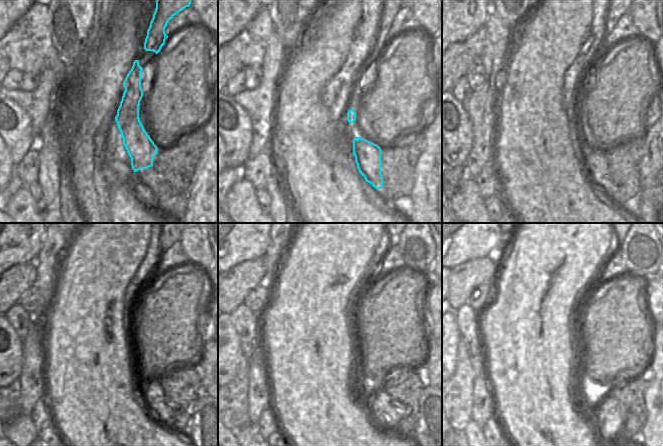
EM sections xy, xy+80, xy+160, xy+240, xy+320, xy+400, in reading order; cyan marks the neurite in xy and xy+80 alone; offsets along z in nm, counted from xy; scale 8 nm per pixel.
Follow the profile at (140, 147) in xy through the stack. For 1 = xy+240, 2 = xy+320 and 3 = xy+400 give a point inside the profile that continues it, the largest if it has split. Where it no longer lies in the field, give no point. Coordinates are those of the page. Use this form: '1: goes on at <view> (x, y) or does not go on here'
1: goes on at xy+240 (153, 396)
2: goes on at xy+320 (381, 402)
3: goes on at xy+400 (607, 420)

